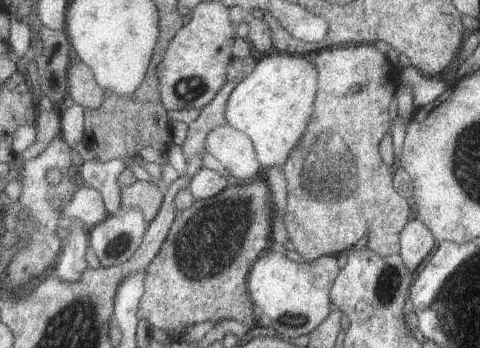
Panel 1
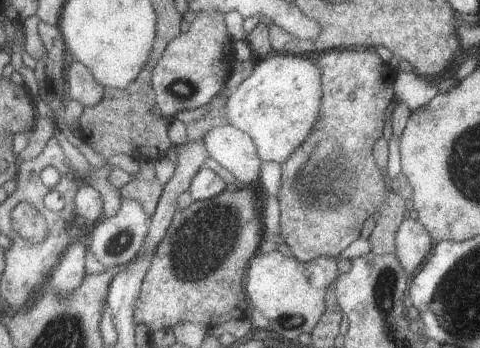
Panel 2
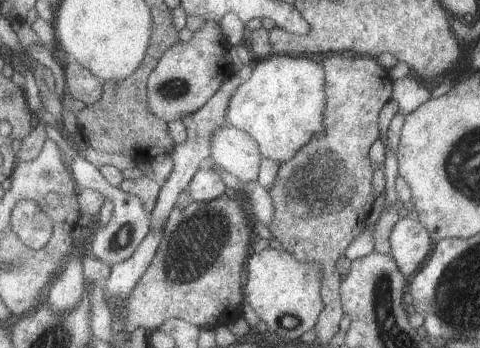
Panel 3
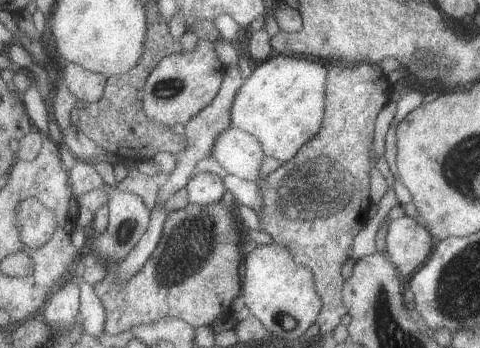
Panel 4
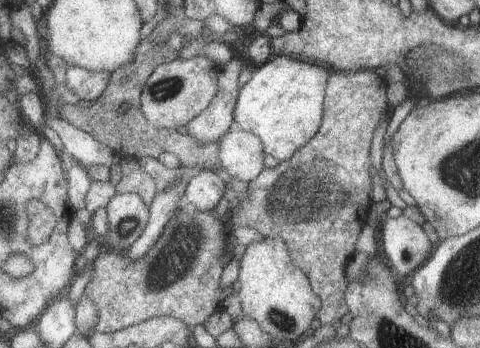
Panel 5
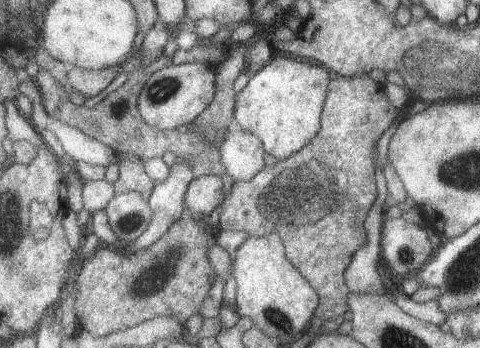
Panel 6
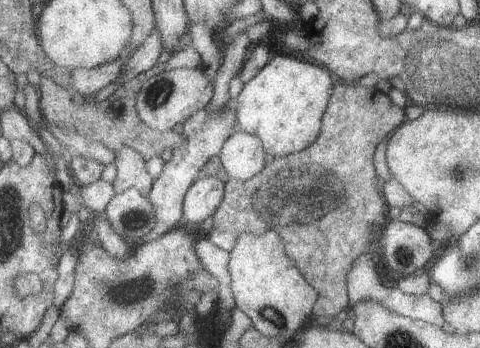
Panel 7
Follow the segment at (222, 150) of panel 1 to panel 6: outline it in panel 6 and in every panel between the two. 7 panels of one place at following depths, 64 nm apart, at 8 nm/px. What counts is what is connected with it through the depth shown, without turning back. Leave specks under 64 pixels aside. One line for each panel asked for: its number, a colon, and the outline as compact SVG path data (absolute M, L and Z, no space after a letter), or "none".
2: M221 124L203 136L209 158L227 168L235 178L237 186L257 186L261 158L255 142L235 126Z
3: M223 124L219 130L213 132L209 144L209 160L219 164L221 170L233 174L243 182L257 180L263 156L259 144L251 138L251 134L245 134L243 130L233 128L229 124Z
4: M229 126L217 136L213 146L215 148L211 154L227 172L227 176L237 176L247 182L259 180L265 152L261 148L261 142L253 134Z
5: M229 130L217 142L217 146L219 146L217 160L231 178L249 184L265 170L265 150L257 134Z
6: M249 132L227 134L219 146L221 164L235 182L251 180L265 166L265 150L261 140Z

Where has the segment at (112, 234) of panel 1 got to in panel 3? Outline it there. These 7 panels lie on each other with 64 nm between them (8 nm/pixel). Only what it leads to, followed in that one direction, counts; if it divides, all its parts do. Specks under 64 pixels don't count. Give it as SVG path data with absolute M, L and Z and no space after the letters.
M47 126L47 140L53 140L53 142L57 144L57 148L59 148L65 156L71 156L73 162L71 162L69 172L71 172L71 176L73 176L73 180L75 180L75 188L77 188L77 190L97 190L97 192L101 192L101 194L105 196L105 200L111 200L111 204L113 204L113 214L111 214L109 224L103 226L103 228L95 228L95 234L93 234L93 238L91 238L91 248L89 248L87 254L99 258L99 260L101 260L103 264L107 264L109 268L115 266L115 264L119 264L119 262L127 262L127 258L129 258L131 254L135 254L135 248L139 246L139 242L149 234L149 230L151 230L151 214L145 210L143 202L141 202L137 196L123 192L119 186L117 186L117 188L111 186L111 184L103 178L103 174L99 172L99 168L97 168L95 164L89 164L89 162L77 152L77 148L71 148L71 144L67 142L67 138L65 138L57 128Z

